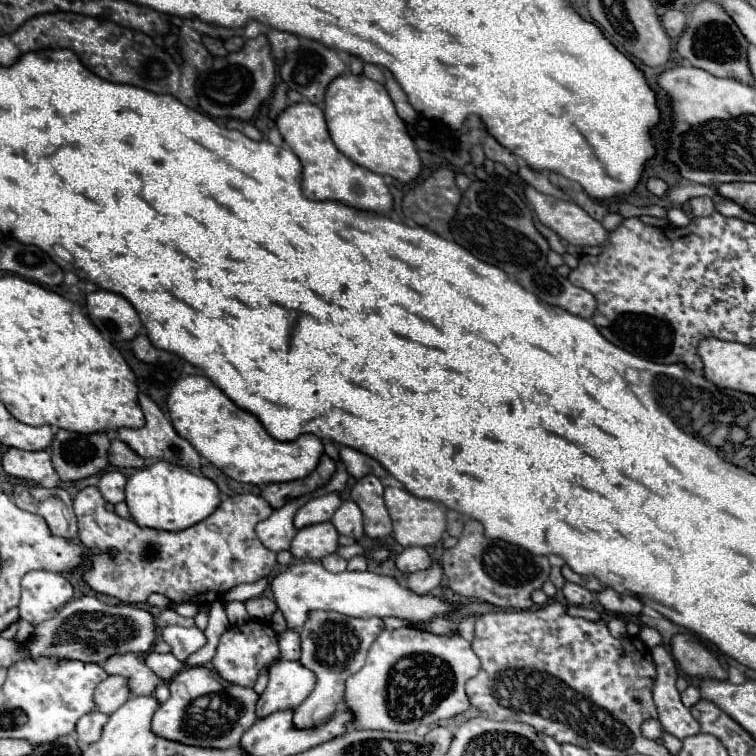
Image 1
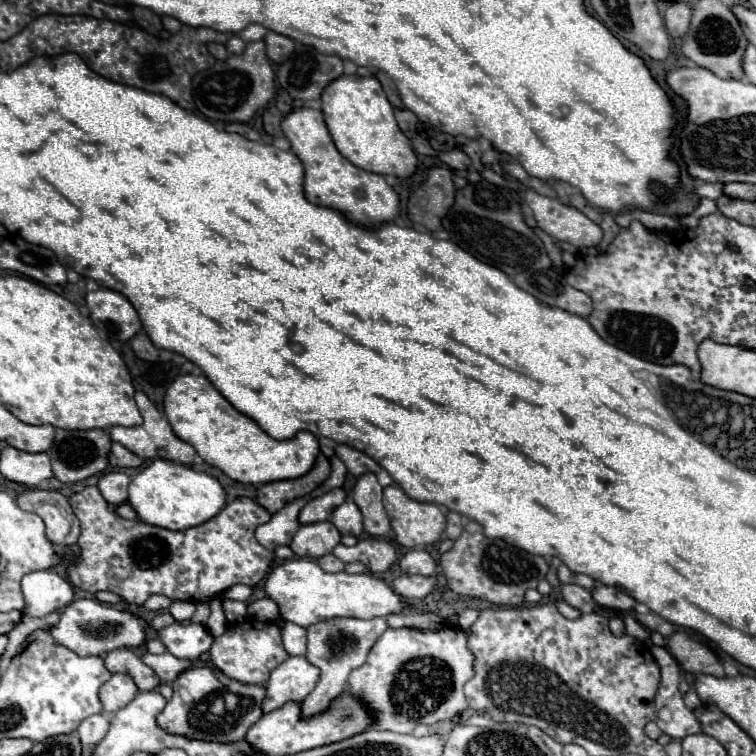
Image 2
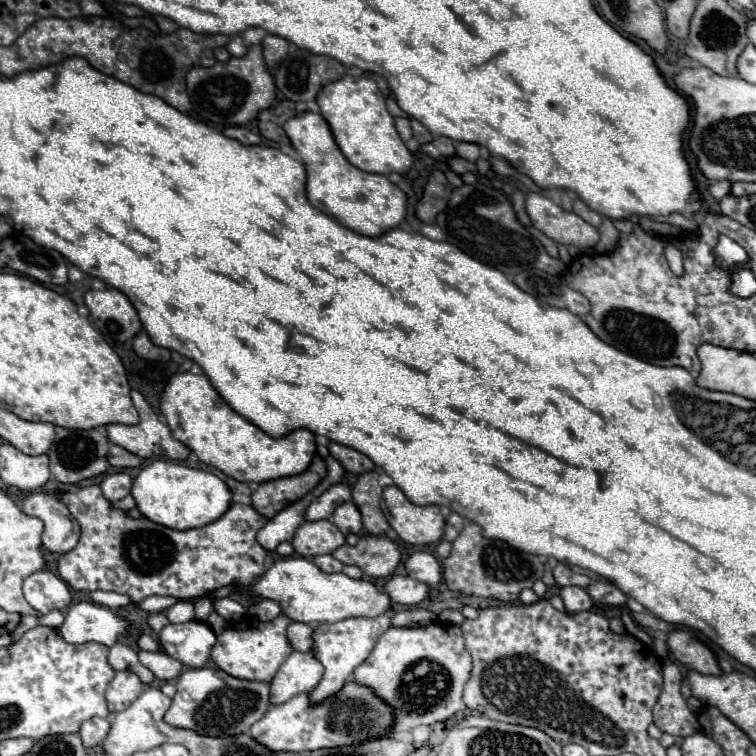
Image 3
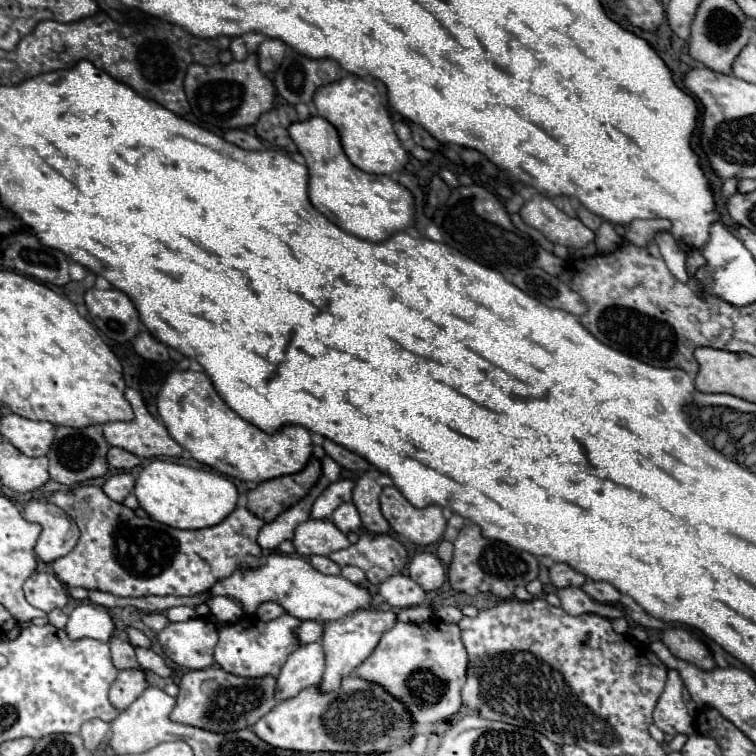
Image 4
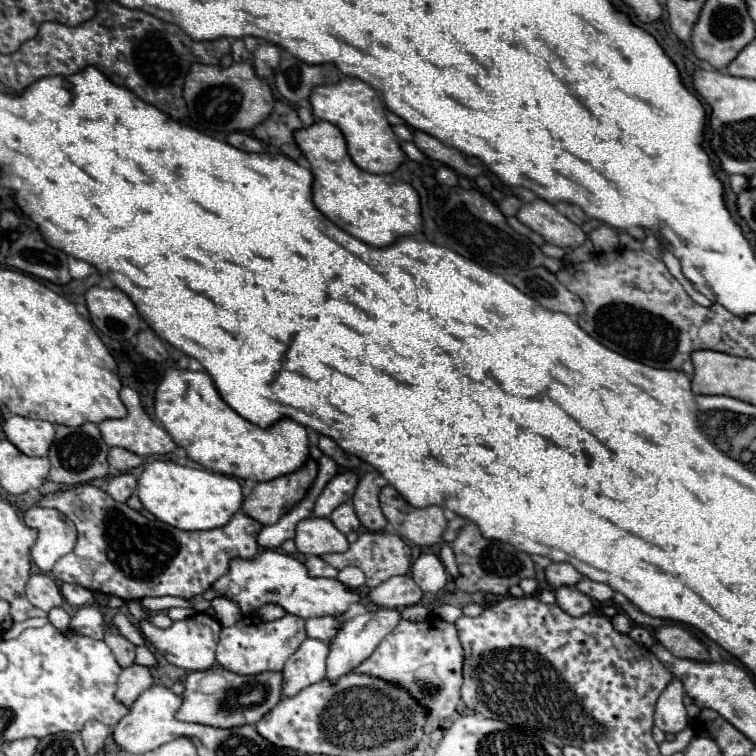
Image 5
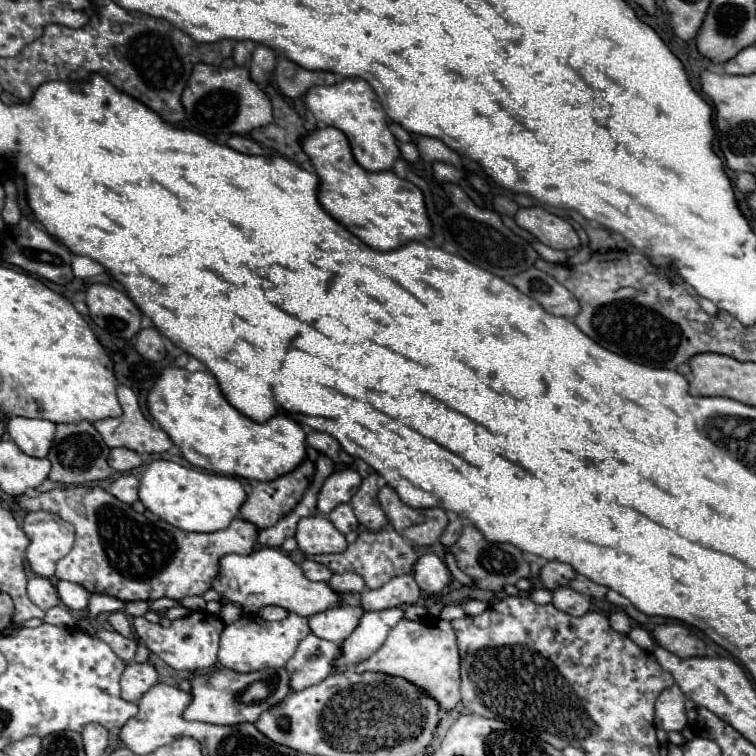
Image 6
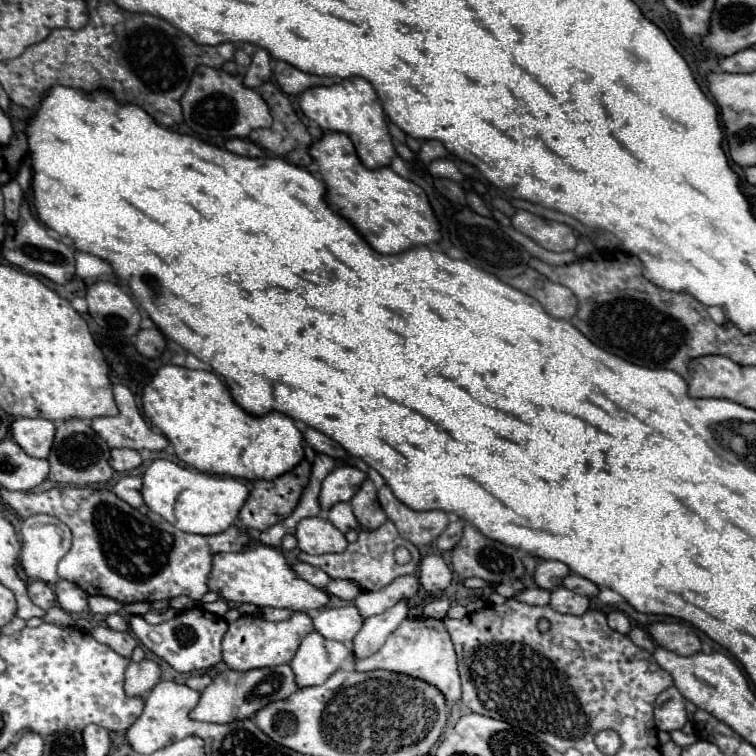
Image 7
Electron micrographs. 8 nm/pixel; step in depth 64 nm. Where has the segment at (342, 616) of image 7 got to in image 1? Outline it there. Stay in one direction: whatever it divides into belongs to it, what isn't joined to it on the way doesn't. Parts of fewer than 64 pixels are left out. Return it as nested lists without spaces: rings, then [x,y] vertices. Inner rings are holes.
[[[298,630],[282,632],[278,644],[280,644],[282,654],[294,654],[294,660],[300,658],[300,634],[298,634]]]

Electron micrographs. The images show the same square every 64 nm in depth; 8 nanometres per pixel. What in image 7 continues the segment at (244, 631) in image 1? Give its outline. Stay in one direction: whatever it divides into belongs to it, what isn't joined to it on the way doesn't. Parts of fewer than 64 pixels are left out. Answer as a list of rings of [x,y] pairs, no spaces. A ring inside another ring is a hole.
[[[294,612],[292,618],[284,622],[268,622],[258,614],[240,616],[236,622],[230,622],[228,632],[224,634],[222,658],[232,670],[238,670],[238,672],[288,664],[296,654],[296,648],[304,640],[304,636],[312,630],[314,630],[312,618],[304,612]]]

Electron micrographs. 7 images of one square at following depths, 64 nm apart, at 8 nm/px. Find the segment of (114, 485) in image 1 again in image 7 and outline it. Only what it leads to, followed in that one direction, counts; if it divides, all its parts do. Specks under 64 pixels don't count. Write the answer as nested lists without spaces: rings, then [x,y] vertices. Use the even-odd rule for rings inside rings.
[[[124,476],[114,486],[116,496],[120,496],[120,500],[128,502],[134,508],[140,508],[144,504],[140,490],[142,490],[142,478],[138,478],[138,476]]]

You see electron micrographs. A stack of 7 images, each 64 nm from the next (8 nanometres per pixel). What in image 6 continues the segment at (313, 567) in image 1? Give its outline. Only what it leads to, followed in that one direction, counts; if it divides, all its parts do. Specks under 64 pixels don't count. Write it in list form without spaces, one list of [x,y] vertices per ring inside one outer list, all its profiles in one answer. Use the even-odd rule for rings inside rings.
[[[258,548],[252,554],[226,554],[220,558],[220,572],[212,588],[228,602],[238,602],[244,612],[258,612],[262,606],[280,606],[300,616],[312,616],[338,606],[338,594],[326,582],[312,582],[304,576],[302,568],[294,564],[282,550]]]

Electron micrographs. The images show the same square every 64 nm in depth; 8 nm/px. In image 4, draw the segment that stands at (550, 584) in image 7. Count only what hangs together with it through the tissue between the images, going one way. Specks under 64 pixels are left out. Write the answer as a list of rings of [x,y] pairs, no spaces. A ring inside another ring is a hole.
[[[554,564],[550,568],[550,582],[556,588],[566,588],[566,586],[582,586],[586,578],[574,568],[570,568],[568,564]]]

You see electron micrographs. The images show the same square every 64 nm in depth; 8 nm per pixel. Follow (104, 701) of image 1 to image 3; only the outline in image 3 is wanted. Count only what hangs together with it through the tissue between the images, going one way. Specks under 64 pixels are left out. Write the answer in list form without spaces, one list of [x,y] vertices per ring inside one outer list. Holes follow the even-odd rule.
[[[128,670],[116,672],[114,680],[108,684],[108,690],[106,690],[108,708],[112,712],[120,712],[120,710],[128,708],[142,694],[144,688],[146,686],[134,672],[128,672]]]

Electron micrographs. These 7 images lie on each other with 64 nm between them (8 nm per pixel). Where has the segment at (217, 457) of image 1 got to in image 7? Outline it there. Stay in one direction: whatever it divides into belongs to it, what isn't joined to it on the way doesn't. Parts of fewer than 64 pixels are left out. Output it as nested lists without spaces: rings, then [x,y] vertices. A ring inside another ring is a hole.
[[[166,364],[158,368],[154,378],[142,390],[142,410],[148,420],[168,438],[174,446],[176,456],[206,474],[220,474],[232,478],[246,478],[246,480],[274,480],[284,472],[290,472],[302,458],[302,432],[296,428],[294,420],[282,412],[268,412],[262,416],[248,414],[240,408],[228,386],[214,374],[206,370],[188,370],[184,366]]]

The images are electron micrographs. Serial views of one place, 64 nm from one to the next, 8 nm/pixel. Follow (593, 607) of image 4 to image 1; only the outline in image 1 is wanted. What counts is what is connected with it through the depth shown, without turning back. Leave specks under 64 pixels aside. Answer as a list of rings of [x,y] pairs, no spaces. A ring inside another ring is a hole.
[[[566,582],[564,588],[562,588],[566,600],[570,604],[576,604],[576,606],[590,606],[592,600],[594,600],[594,594],[590,590],[586,590],[584,586],[578,586],[578,584],[570,584]]]

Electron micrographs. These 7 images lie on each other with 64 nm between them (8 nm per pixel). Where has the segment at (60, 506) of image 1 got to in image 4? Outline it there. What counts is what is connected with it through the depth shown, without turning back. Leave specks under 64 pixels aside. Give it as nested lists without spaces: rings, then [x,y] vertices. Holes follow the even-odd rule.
[[[46,500],[28,502],[24,506],[24,518],[42,526],[34,552],[44,564],[52,564],[56,558],[68,554],[80,538],[80,532],[76,532],[68,514]]]

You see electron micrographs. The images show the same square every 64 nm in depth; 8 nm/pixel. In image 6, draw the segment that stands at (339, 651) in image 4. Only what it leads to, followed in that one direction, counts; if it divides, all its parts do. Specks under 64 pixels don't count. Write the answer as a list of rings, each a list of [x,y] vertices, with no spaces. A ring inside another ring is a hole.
[[[388,608],[382,612],[364,612],[358,628],[342,642],[342,658],[336,660],[338,672],[346,670],[348,664],[358,664],[372,656],[380,644],[384,644],[388,632],[404,618],[402,608]]]

